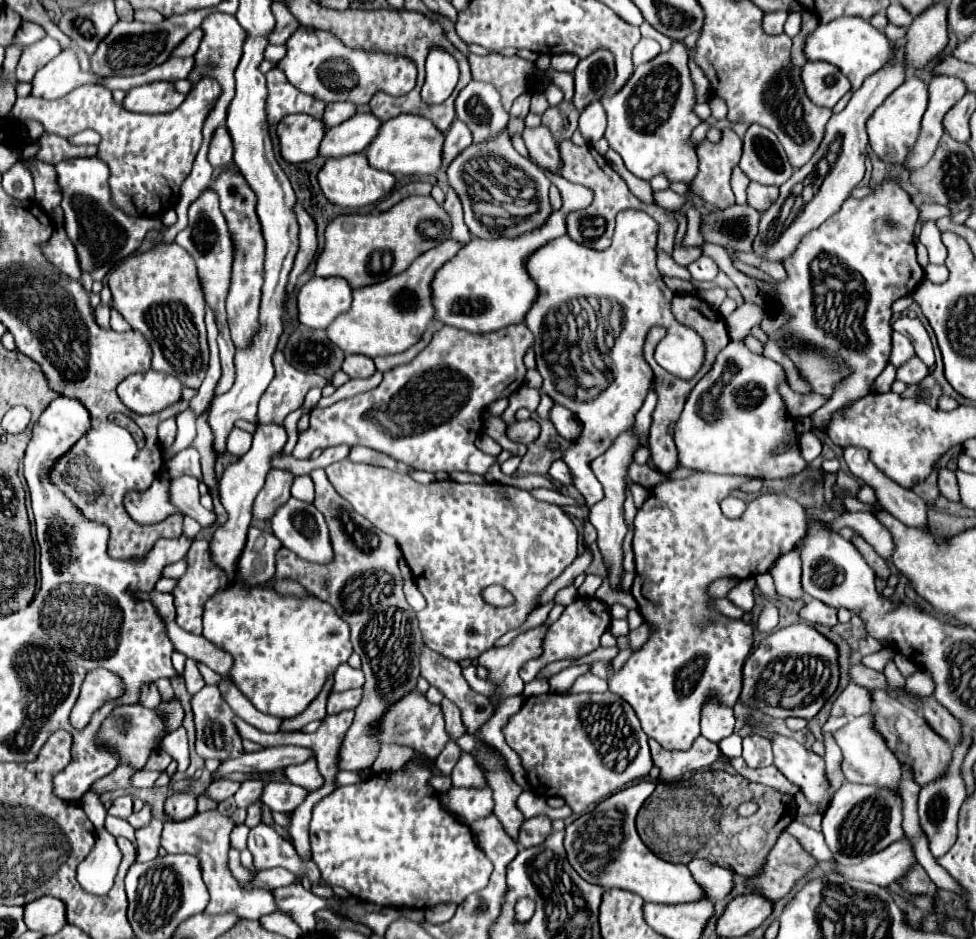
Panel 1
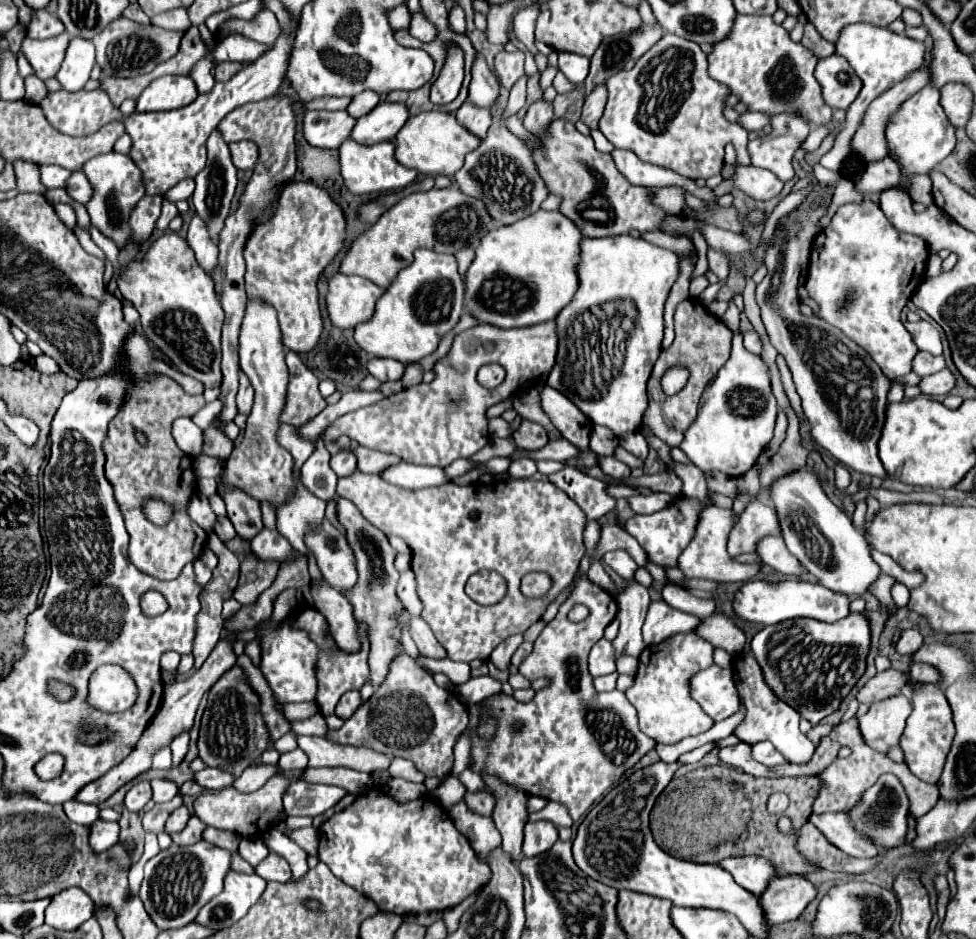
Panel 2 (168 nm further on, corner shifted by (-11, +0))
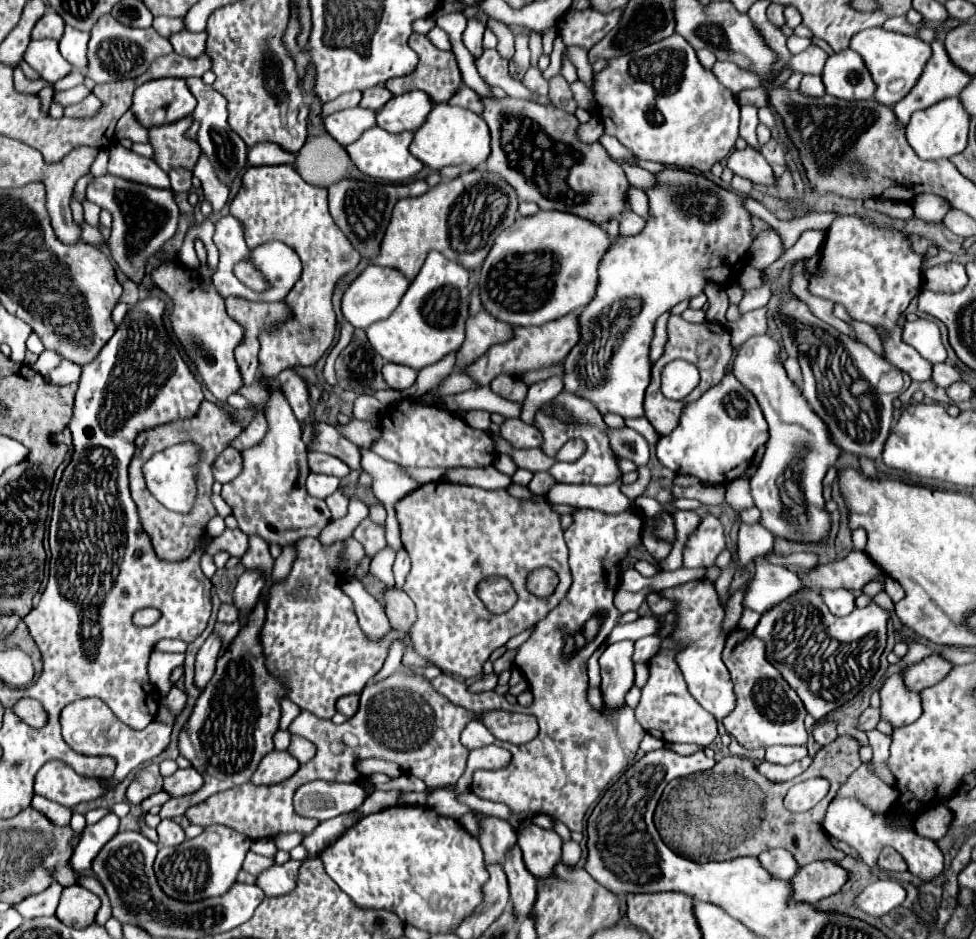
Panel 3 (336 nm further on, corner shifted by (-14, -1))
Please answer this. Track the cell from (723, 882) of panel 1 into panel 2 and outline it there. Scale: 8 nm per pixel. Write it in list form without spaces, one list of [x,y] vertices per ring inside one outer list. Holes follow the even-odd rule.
[[[760,856],[724,858],[718,866],[728,870],[732,874],[732,878],[736,880],[736,884],[744,886],[744,890],[748,890],[756,896],[760,896],[766,890],[768,880],[772,878],[772,874],[776,874],[776,868]]]

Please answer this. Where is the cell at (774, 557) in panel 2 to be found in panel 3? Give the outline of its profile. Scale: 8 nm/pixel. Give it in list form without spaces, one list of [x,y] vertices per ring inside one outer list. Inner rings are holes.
[[[741,523],[737,533],[737,553],[741,565],[753,561],[755,555],[767,555],[773,549],[773,535],[765,527]]]

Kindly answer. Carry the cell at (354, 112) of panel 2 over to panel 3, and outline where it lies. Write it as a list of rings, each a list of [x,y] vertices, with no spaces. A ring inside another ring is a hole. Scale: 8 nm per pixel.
[[[379,85],[379,87],[371,87],[367,91],[363,91],[363,99],[361,99],[361,107],[367,107],[367,109],[373,109],[373,111],[379,111],[389,99],[391,99],[391,91],[387,91],[385,85]]]

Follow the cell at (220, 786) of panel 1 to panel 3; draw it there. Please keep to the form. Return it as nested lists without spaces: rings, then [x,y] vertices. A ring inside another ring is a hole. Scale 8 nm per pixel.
[[[271,751],[257,767],[257,771],[251,777],[251,783],[255,785],[275,785],[291,777],[299,769],[299,761],[289,755],[289,751]]]

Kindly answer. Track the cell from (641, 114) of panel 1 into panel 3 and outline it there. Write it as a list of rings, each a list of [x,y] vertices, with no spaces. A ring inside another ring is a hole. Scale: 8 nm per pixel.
[[[677,33],[639,51],[609,59],[607,67],[593,75],[593,89],[605,133],[615,135],[621,145],[641,159],[709,173],[713,163],[723,161],[733,151],[739,137],[739,105],[733,93],[701,67],[695,49]]]

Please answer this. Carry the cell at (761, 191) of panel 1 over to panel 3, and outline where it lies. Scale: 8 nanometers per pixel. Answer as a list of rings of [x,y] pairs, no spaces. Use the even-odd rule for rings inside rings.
[[[753,147],[745,149],[733,149],[731,155],[727,157],[727,167],[735,173],[741,175],[755,185],[773,185],[773,171],[771,165],[765,161],[761,151],[755,151]]]

